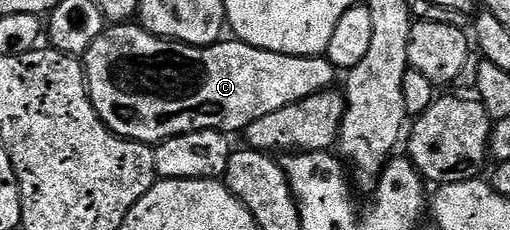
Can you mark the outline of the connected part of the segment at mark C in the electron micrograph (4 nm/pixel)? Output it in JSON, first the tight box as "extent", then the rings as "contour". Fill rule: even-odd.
{"extent":[84,22,336,146],"contour":[[[118,22],[113,26],[107,26],[100,34],[100,38],[96,38],[96,42],[92,42],[92,46],[86,51],[84,67],[86,69],[86,85],[90,87],[90,101],[96,110],[96,114],[100,114],[102,121],[117,136],[123,136],[125,140],[135,140],[137,144],[149,144],[151,146],[157,146],[164,140],[170,140],[173,136],[183,136],[189,132],[199,132],[200,130],[216,130],[227,134],[241,133],[252,122],[256,122],[256,118],[264,118],[264,114],[276,114],[276,110],[284,110],[284,106],[292,106],[318,92],[333,89],[335,87],[334,75],[336,75],[334,65],[326,59],[325,55],[293,56],[292,54],[276,54],[268,50],[260,50],[256,46],[246,44],[243,40],[237,38],[226,38],[217,44],[209,44],[207,48],[197,48],[191,44],[181,44],[175,40],[165,40],[159,36],[154,36],[134,22]]]}

